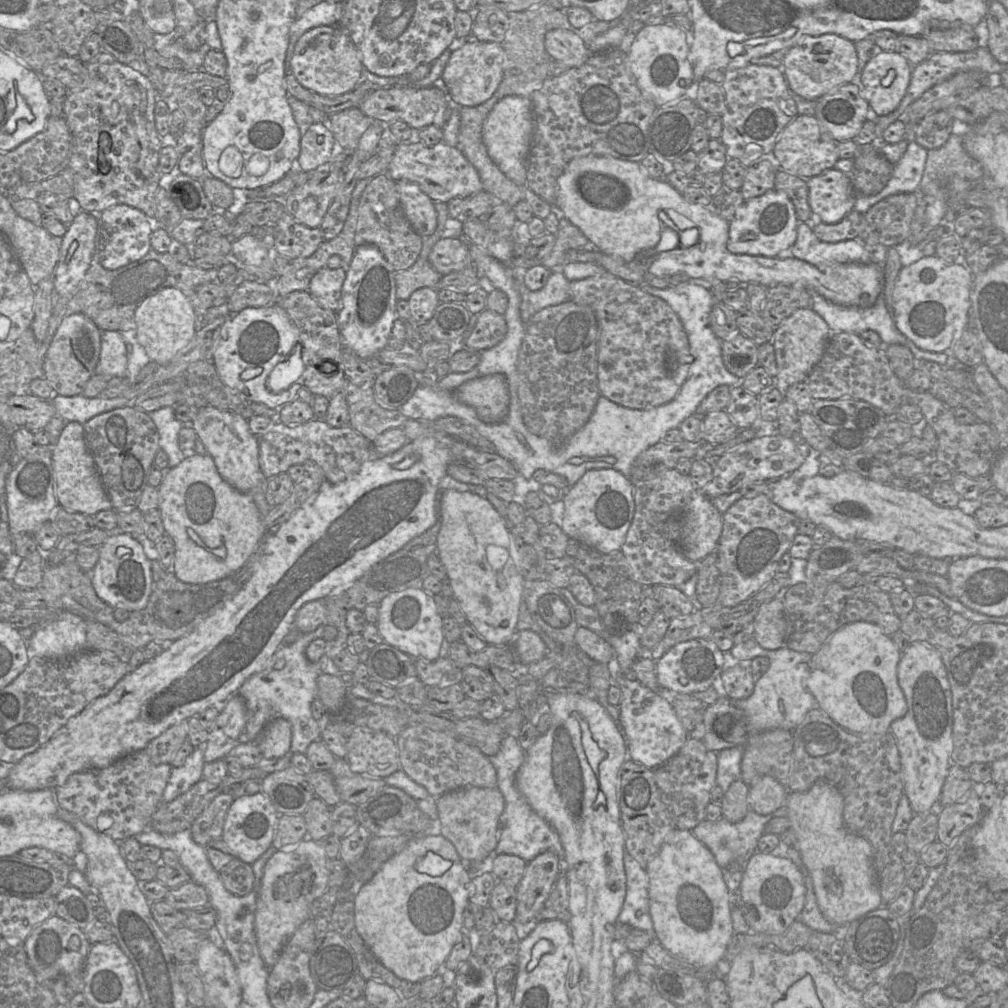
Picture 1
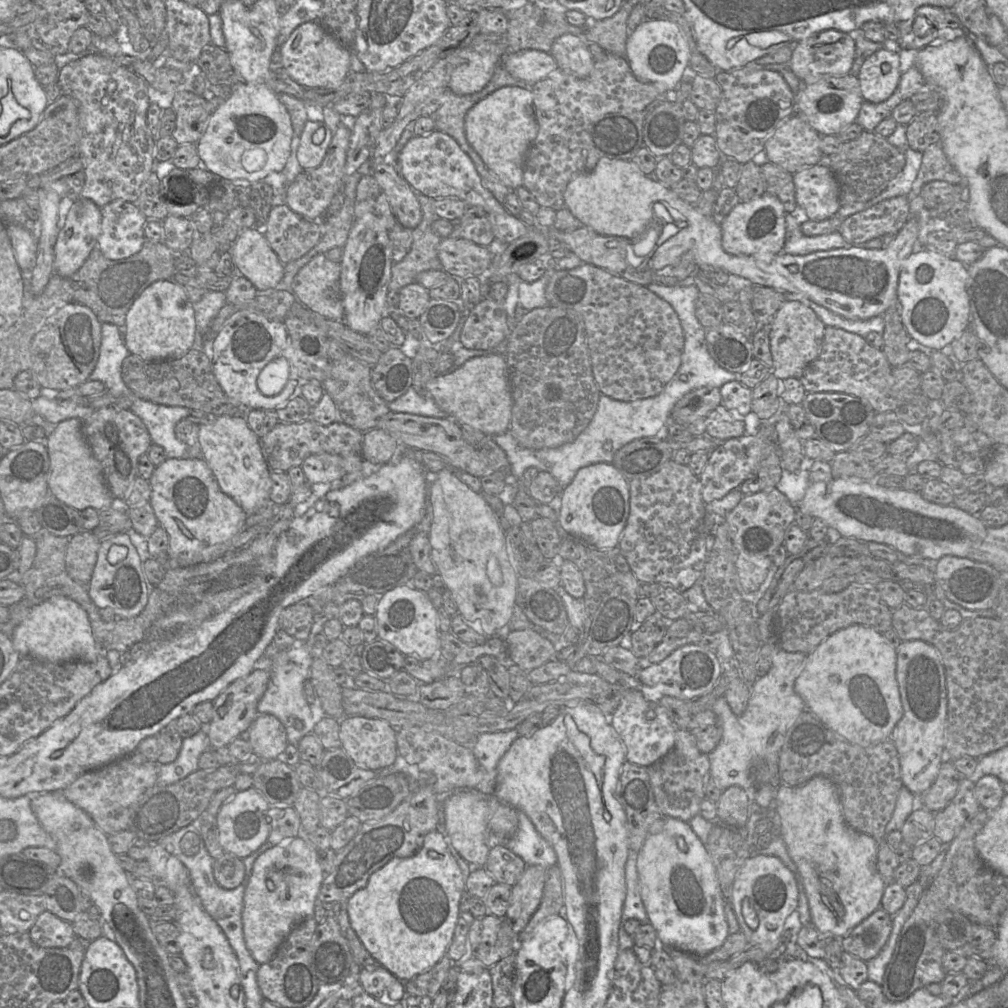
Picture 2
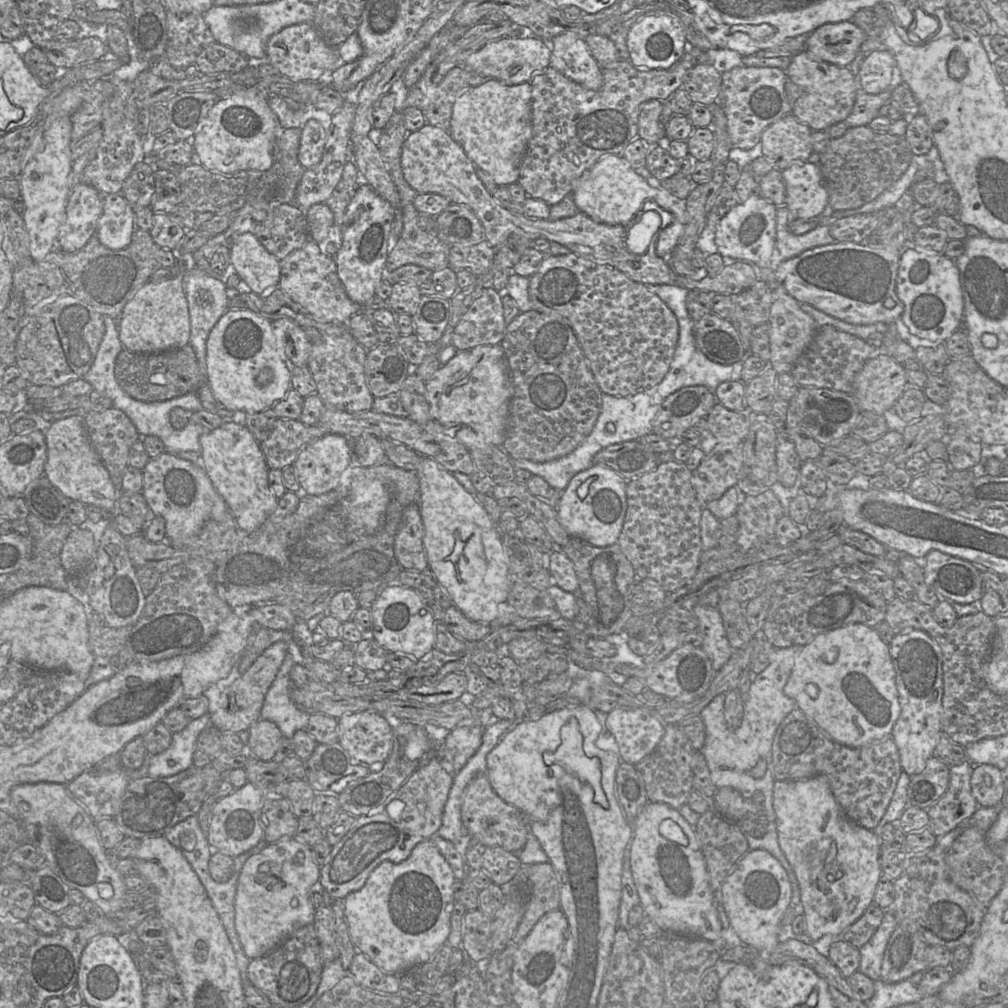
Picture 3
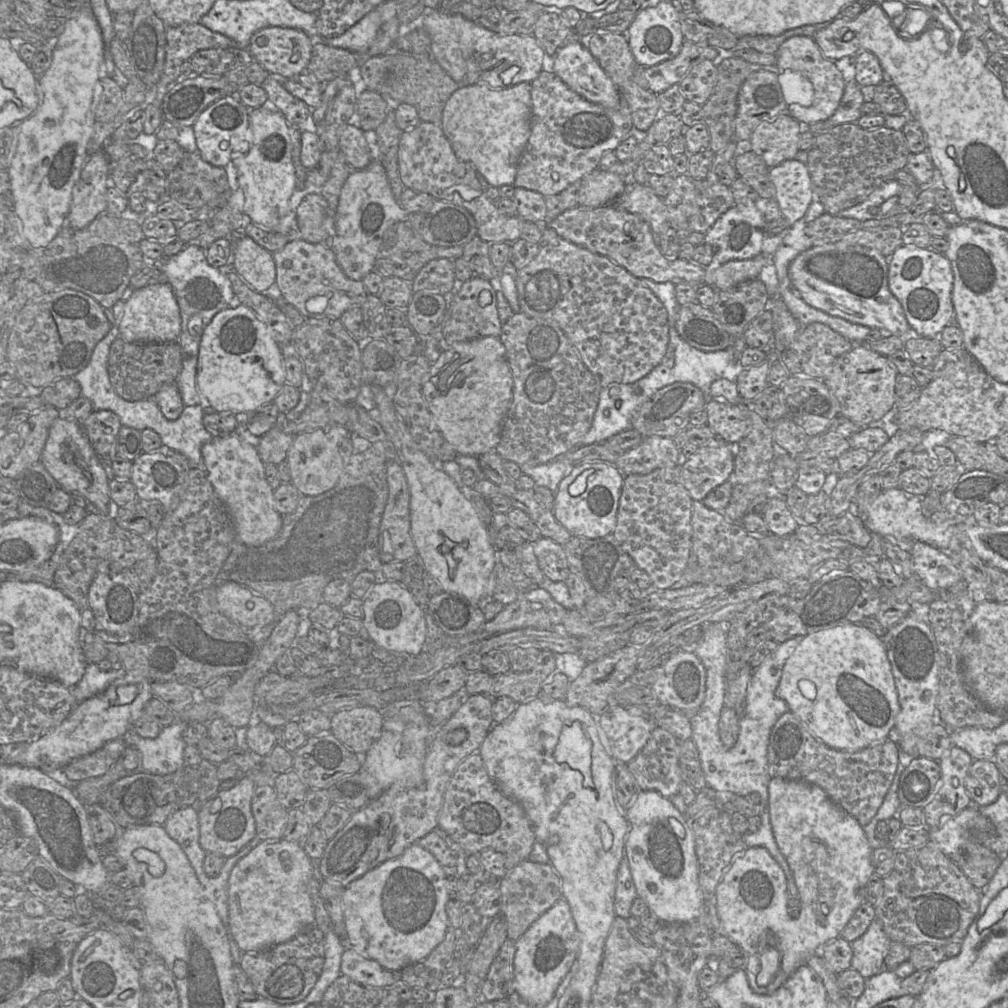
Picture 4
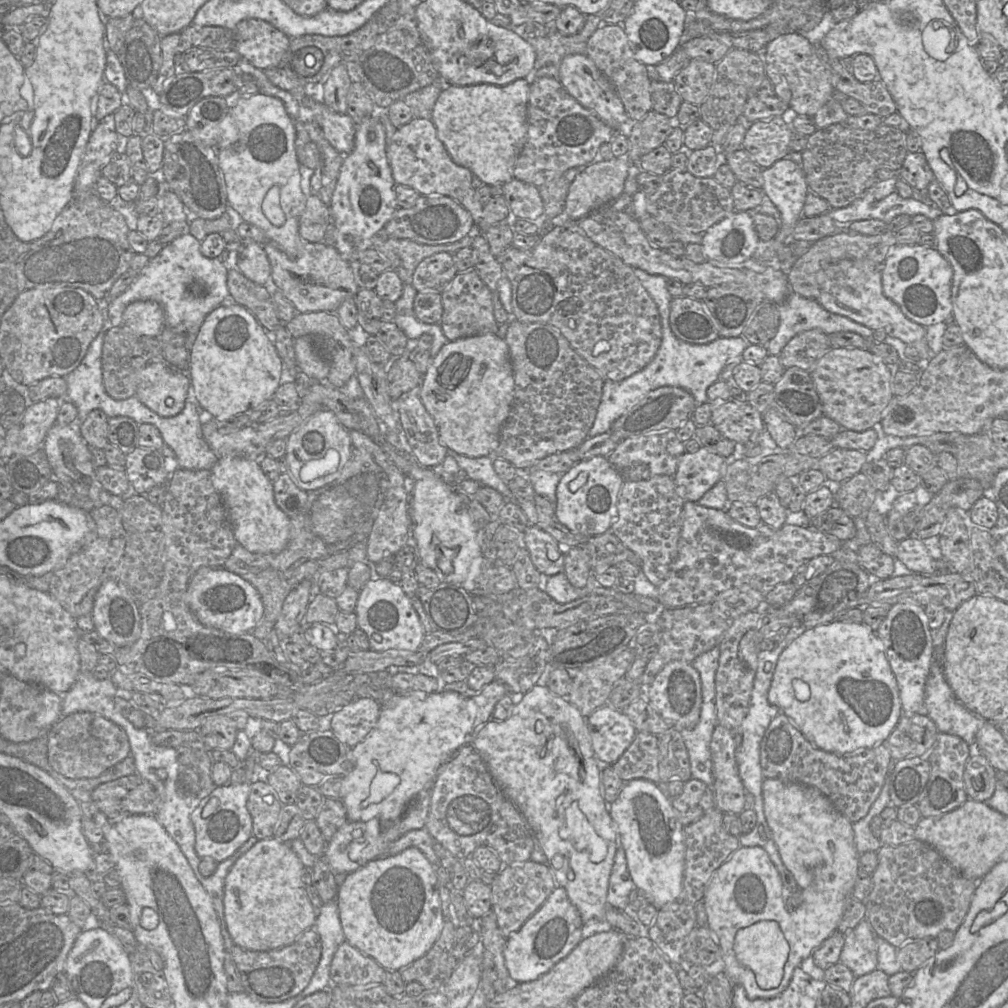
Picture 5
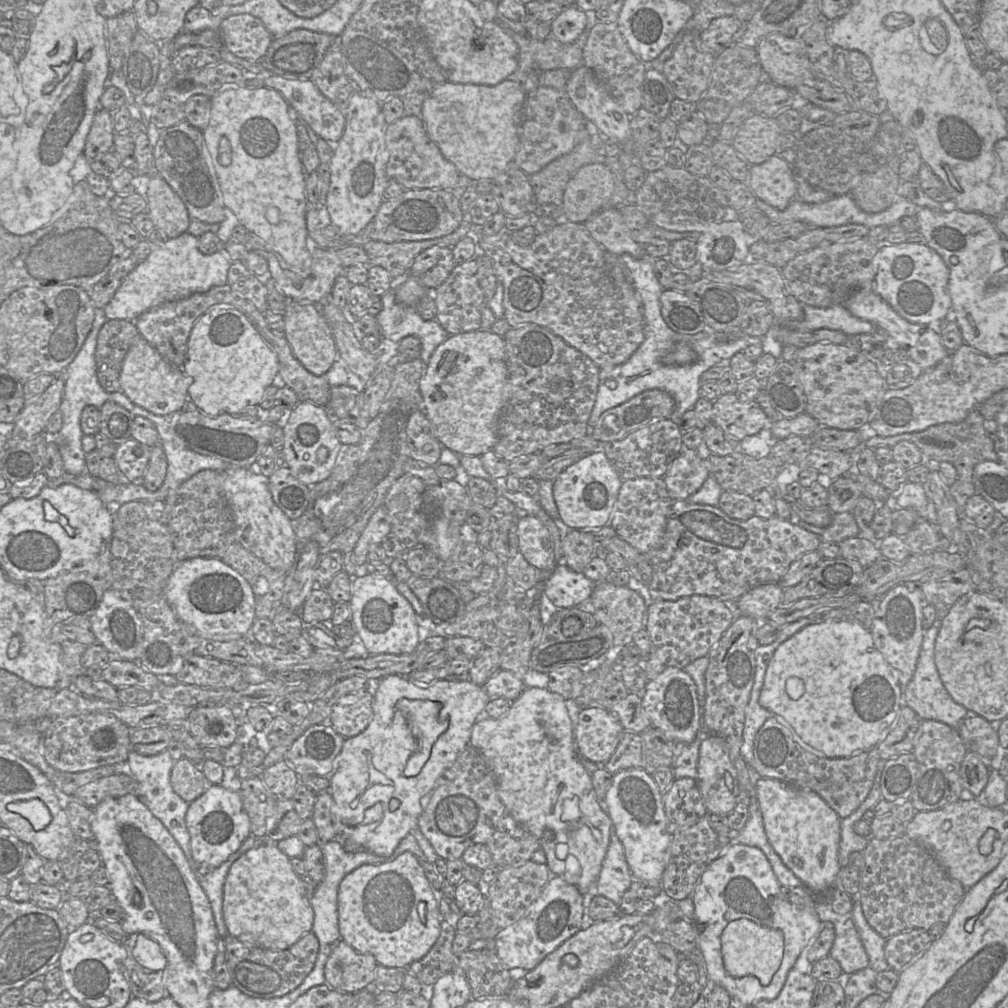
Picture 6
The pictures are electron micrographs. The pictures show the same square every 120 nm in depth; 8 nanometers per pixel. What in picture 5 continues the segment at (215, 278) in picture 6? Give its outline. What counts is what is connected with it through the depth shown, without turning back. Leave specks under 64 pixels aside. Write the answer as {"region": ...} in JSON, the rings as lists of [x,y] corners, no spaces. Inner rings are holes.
{"region":[[[190,233],[181,235],[163,249],[138,273],[133,283],[108,304],[113,326],[122,325],[125,308],[136,301],[155,301],[162,307],[165,327],[182,331],[190,352],[206,316],[223,303],[232,302],[227,285],[228,270],[220,258],[207,258],[201,253],[201,242]]]}

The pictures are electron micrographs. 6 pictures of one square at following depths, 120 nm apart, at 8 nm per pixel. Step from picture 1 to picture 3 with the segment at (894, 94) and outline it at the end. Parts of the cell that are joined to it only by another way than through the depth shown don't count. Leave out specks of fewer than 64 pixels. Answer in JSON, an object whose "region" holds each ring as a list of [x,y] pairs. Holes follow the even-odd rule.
{"region":[[[889,51],[871,52],[860,67],[860,87],[869,94],[880,94],[886,91],[890,88],[896,65],[896,60]]]}

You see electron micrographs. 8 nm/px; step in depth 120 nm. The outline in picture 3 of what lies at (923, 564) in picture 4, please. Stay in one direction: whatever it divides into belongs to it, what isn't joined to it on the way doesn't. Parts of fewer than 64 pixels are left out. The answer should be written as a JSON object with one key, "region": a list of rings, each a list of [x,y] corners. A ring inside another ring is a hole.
{"region":[[[939,550],[929,551],[925,558],[925,580],[940,598],[960,604],[980,601],[983,581],[978,566]]]}

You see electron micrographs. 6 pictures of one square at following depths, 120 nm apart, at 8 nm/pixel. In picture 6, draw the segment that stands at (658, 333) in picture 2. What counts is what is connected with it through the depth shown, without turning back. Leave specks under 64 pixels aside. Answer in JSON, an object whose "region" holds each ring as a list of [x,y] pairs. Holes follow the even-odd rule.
{"region":[[[567,222],[565,224],[556,225],[546,233],[538,233],[532,244],[527,247],[516,244],[512,239],[511,232],[512,231],[509,231],[507,228],[503,228],[495,235],[484,235],[482,234],[481,227],[481,232],[470,234],[474,236],[479,251],[482,251],[484,255],[491,259],[498,281],[503,284],[504,318],[506,318],[511,328],[528,323],[538,324],[562,338],[571,347],[586,355],[599,367],[599,369],[612,368],[626,362],[644,340],[645,321],[642,304],[628,277],[625,265],[621,262],[619,256],[608,253],[594,241],[583,223]]]}

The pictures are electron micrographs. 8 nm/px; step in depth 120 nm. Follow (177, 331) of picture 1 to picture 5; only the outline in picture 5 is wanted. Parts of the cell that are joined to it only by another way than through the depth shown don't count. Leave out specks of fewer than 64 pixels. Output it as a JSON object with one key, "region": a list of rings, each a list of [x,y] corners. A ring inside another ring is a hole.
{"region":[[[150,300],[129,304],[123,312],[122,324],[139,335],[154,338],[166,326],[162,307]]]}

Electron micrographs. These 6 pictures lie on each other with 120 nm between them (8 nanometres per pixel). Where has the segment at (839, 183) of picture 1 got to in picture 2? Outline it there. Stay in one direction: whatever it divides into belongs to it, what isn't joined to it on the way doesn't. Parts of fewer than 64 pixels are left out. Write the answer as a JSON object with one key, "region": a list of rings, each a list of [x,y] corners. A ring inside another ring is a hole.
{"region":[[[817,164],[793,174],[797,205],[806,211],[809,220],[823,221],[836,215],[841,207],[839,185],[830,167]]]}

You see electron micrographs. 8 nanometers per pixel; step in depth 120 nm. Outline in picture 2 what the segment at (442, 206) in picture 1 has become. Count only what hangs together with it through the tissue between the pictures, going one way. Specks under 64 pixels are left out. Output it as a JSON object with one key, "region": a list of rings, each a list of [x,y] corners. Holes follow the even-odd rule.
{"region":[[[413,189],[422,209],[422,220],[412,230],[413,242],[409,253],[391,268],[389,289],[399,292],[406,285],[416,283],[418,273],[426,270],[443,270],[438,257],[438,247],[442,240],[432,230],[432,223],[439,217],[433,209],[433,198]]]}

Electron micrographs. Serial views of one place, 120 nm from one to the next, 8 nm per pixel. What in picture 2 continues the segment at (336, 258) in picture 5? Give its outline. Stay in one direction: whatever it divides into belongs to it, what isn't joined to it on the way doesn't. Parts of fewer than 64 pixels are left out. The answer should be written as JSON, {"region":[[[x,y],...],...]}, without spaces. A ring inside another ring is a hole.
{"region":[[[317,254],[296,274],[291,291],[310,310],[333,321],[343,321],[345,310],[340,290],[341,266]]]}

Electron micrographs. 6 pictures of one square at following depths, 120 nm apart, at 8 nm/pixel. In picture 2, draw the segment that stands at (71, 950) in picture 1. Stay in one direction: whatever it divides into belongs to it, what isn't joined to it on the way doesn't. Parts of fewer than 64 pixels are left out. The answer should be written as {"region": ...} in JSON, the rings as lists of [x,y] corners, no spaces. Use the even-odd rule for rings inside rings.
{"region":[[[45,910],[29,930],[31,940],[43,948],[65,948],[76,938],[71,923]]]}

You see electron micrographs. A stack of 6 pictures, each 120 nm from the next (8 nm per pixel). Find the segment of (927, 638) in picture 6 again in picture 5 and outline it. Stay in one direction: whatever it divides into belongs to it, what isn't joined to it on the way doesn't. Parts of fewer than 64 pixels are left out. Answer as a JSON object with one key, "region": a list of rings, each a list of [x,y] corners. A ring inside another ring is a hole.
{"region":[[[945,608],[944,621],[942,625],[937,629],[937,631],[932,631],[933,659],[925,683],[925,715],[927,715],[935,723],[939,732],[962,738],[969,745],[970,756],[983,755],[976,747],[976,734],[986,722],[986,720],[967,710],[956,699],[954,693],[945,680],[942,670],[942,657],[944,654],[945,638],[948,627],[953,618],[954,611],[955,610],[949,610]]]}

